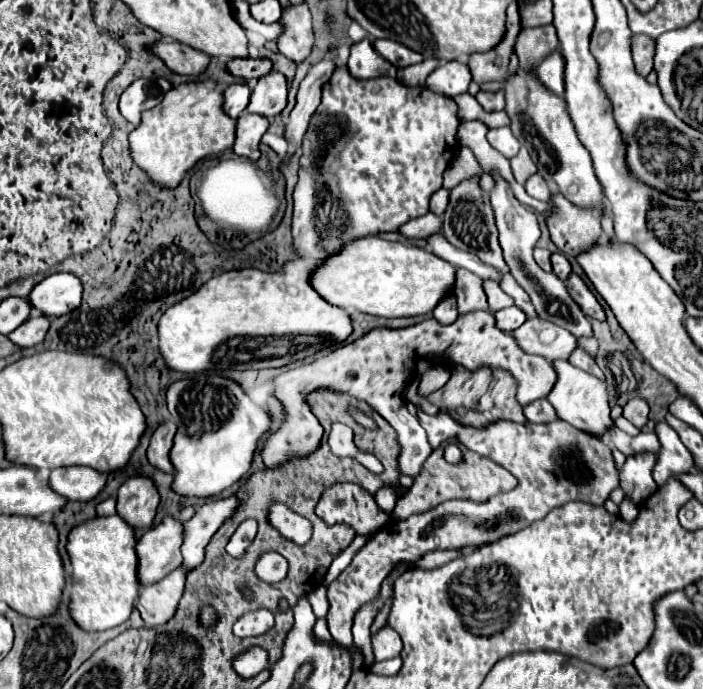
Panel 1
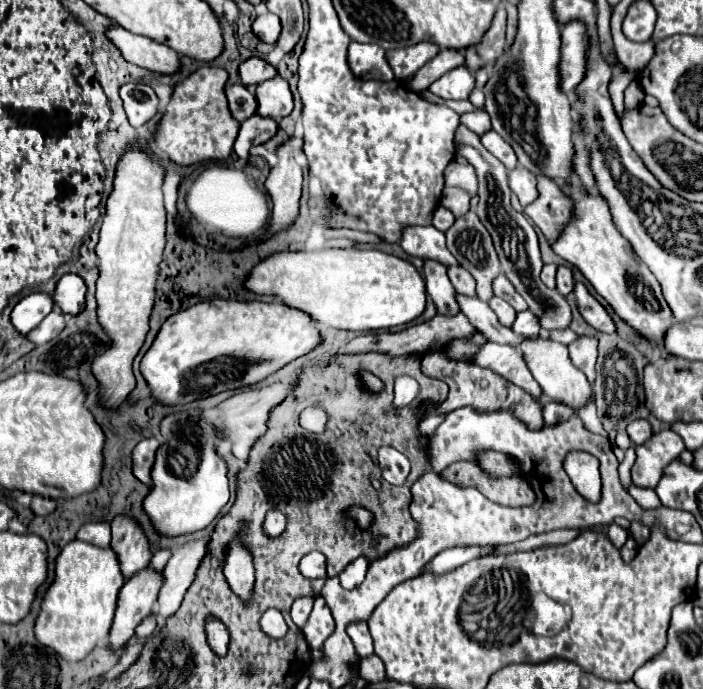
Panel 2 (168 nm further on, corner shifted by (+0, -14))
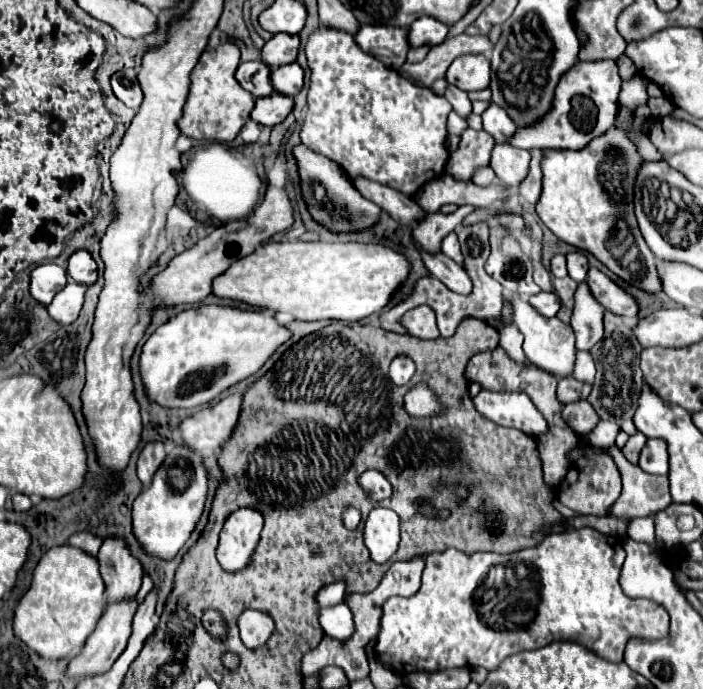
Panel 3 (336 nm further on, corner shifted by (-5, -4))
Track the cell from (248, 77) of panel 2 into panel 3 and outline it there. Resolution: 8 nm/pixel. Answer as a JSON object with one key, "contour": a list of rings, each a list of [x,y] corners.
{"contour":[[[277,34],[269,42],[265,42],[265,46],[261,50],[261,60],[269,68],[291,64],[297,58],[297,48],[299,48],[299,38],[297,36]]]}

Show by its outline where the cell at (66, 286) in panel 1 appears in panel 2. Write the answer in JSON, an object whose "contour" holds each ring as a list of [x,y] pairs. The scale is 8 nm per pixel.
{"contour":[[[64,274],[54,290],[54,302],[70,316],[74,316],[84,308],[84,296],[86,284],[76,274]]]}

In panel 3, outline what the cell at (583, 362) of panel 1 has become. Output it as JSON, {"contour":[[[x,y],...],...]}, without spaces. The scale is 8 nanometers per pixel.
{"contour":[[[579,284],[575,294],[575,310],[571,314],[571,328],[577,336],[577,350],[591,352],[591,348],[603,338],[603,306],[593,300],[589,286]]]}

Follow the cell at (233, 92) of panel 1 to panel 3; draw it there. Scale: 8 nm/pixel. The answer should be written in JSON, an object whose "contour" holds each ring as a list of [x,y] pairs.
{"contour":[[[253,60],[253,62],[243,62],[237,72],[235,72],[237,82],[241,84],[243,90],[247,90],[251,96],[261,98],[261,96],[269,96],[273,92],[271,84],[269,84],[269,68],[261,62],[261,60]]]}

